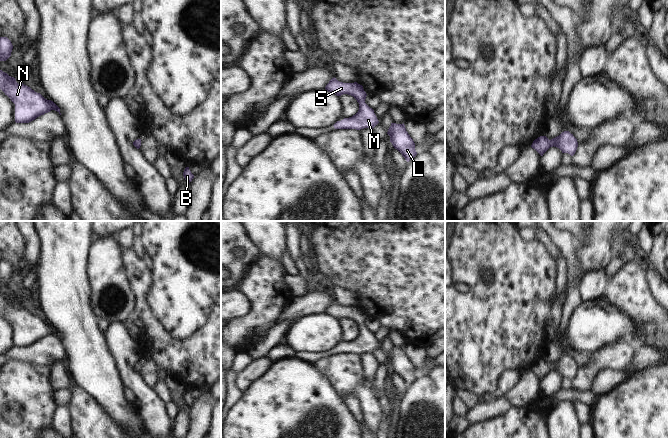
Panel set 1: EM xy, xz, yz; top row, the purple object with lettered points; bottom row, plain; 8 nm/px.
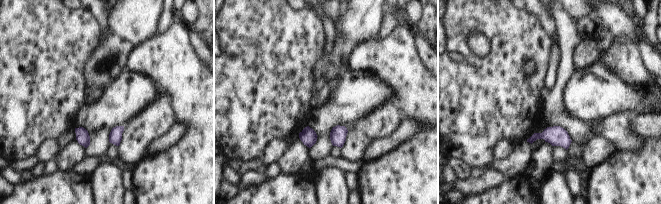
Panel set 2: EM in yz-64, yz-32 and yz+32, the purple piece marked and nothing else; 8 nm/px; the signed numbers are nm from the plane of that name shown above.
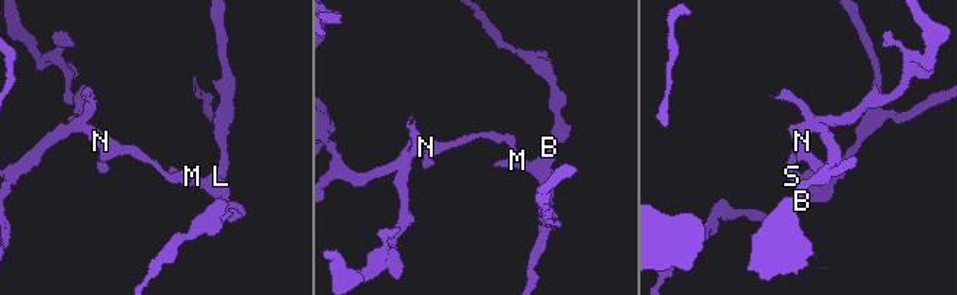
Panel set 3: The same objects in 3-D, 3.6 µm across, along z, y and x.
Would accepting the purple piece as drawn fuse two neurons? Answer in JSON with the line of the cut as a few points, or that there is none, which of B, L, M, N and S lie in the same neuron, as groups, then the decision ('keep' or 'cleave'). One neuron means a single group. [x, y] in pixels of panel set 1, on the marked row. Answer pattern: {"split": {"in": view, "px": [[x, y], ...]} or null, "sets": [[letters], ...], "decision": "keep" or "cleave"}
{"split": null, "sets": [["B", "L", "M", "N", "S"]], "decision": "keep"}

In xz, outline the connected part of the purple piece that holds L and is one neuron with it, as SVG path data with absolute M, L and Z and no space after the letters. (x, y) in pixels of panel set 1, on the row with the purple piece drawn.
M391 123L387 134L390 136L393 147L402 154L407 162L417 155L415 143L406 131L404 123Z

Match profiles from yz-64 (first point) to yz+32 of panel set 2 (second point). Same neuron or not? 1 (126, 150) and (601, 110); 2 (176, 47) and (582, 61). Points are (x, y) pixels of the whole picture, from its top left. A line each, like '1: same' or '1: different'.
1: different
2: same

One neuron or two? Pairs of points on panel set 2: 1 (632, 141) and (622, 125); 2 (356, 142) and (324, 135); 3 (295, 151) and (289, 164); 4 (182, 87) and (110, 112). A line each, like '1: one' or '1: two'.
1: one
2: two
3: one
4: two

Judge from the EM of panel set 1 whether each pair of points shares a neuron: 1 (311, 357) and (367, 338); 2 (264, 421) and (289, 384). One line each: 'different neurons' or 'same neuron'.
1: same neuron
2: same neuron

